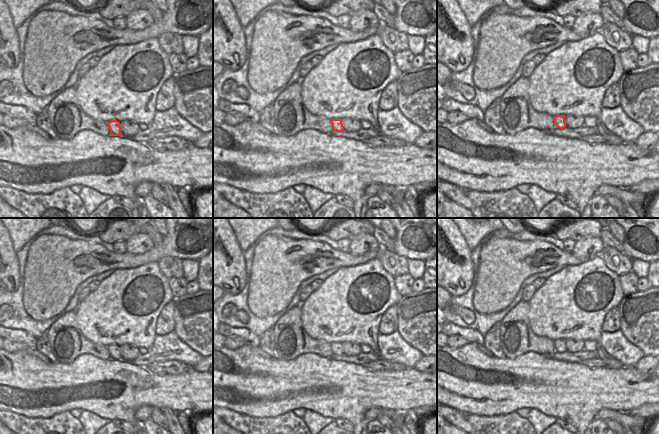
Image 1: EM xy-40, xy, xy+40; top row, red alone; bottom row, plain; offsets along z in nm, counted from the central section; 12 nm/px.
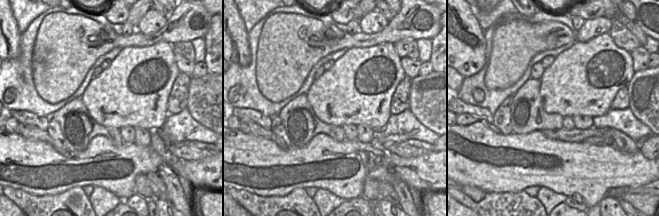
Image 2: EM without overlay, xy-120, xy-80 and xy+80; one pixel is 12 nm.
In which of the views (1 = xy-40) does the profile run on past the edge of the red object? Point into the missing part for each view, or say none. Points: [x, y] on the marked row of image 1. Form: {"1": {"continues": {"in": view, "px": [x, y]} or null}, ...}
{"1": {"continues": null}}

